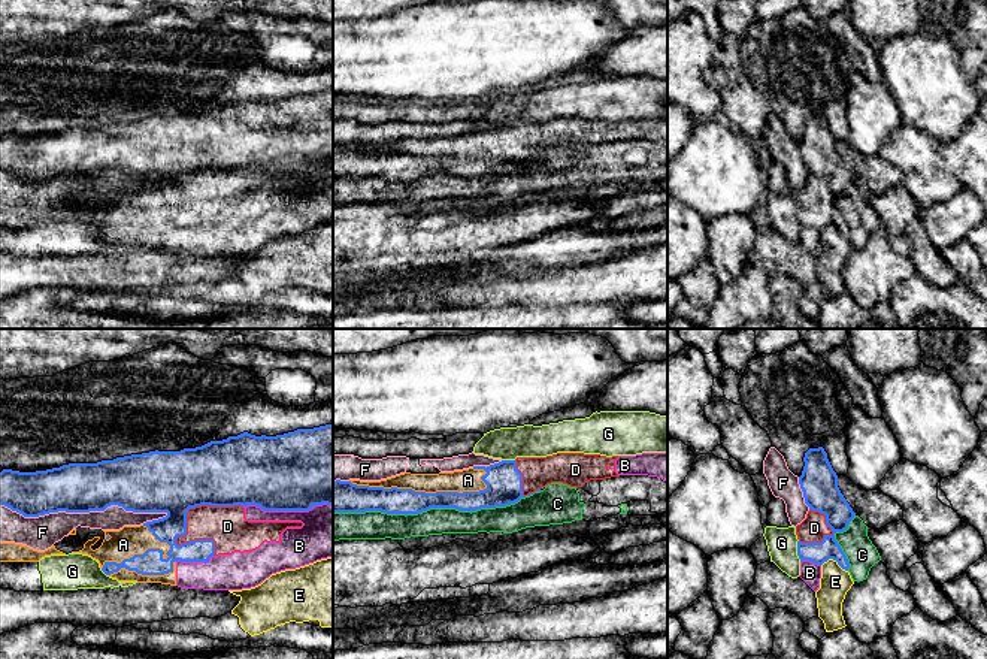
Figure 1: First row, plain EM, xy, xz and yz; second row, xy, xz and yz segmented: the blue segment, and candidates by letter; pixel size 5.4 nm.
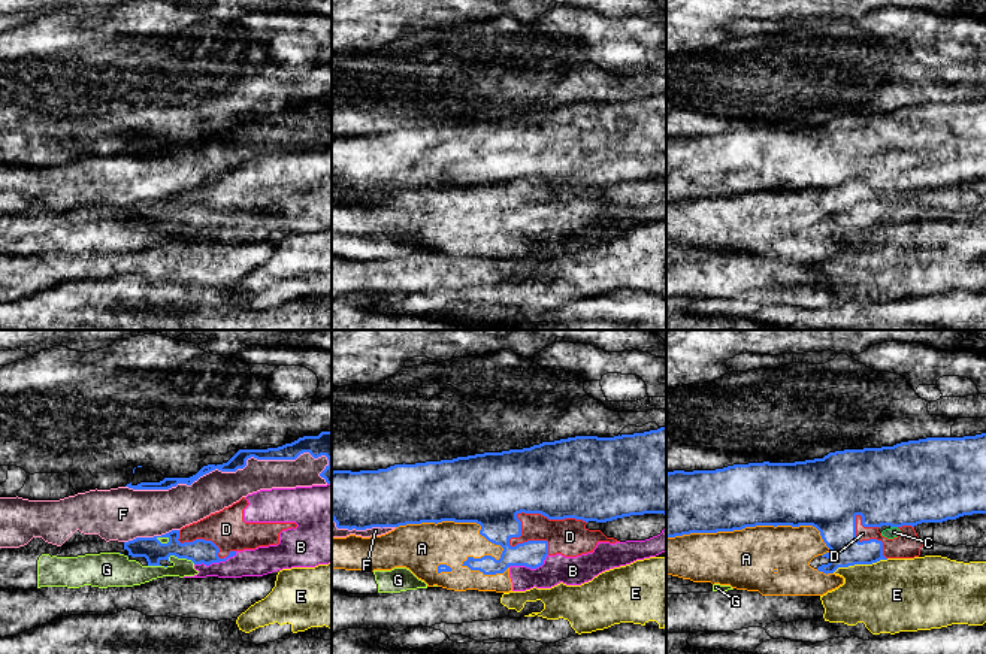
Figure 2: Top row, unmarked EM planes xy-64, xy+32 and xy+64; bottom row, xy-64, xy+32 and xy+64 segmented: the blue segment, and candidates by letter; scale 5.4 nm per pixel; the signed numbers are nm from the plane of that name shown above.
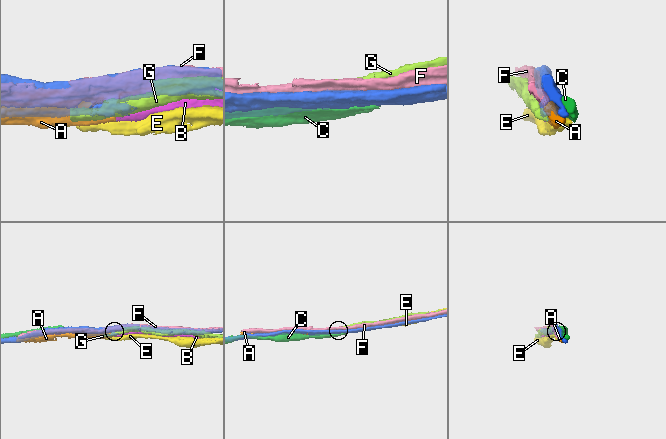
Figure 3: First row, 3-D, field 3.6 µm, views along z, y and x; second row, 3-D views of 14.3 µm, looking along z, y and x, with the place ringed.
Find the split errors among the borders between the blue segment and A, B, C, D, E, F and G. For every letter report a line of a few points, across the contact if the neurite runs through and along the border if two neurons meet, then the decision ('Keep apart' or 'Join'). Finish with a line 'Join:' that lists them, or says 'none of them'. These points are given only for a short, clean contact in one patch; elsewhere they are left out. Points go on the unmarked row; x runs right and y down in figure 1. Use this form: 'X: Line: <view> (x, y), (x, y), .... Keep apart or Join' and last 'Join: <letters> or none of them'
A: Keep apart
B: Keep apart
C: Keep apart
D: Line: xy (242, 171), (191, 172), (187, 178), (187, 197), (175, 208). Keep apart
E: Keep apart
F: Keep apart
G: Keep apart
Join: none of them

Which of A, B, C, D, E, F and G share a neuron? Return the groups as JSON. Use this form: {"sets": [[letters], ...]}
{"sets": [["A", "B", "D"], ["C"], ["E"], ["F"], ["G"]]}

